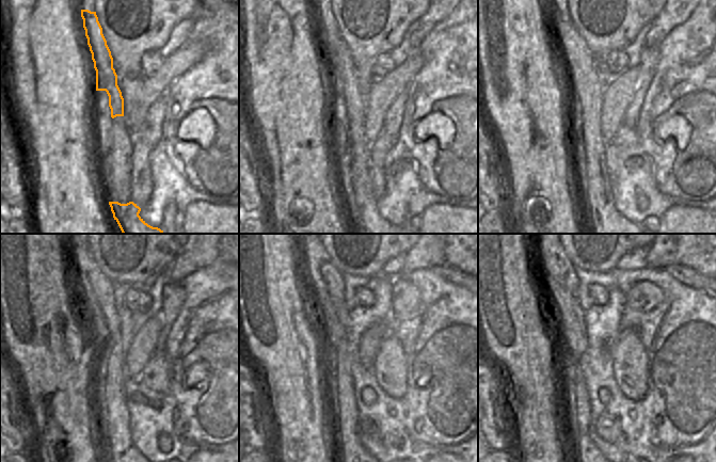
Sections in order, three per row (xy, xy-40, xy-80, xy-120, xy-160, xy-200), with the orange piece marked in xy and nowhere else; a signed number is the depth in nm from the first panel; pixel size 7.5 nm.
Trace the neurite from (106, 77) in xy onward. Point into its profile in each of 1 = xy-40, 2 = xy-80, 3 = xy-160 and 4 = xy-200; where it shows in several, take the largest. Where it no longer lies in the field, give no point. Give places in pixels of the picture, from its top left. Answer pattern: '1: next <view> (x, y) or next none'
1: next xy-40 (343, 70)
2: next xy-80 (597, 198)
3: next xy-160 (319, 269)
4: next xy-200 (575, 397)

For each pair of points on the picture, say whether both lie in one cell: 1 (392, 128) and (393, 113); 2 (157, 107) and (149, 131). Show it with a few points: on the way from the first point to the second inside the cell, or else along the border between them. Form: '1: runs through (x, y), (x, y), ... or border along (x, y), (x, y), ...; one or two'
1: runs through (392, 125), (393, 116); one
2: runs through (156, 113), (153, 125); one

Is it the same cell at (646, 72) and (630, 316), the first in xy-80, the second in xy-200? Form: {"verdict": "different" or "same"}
{"verdict": "different"}

